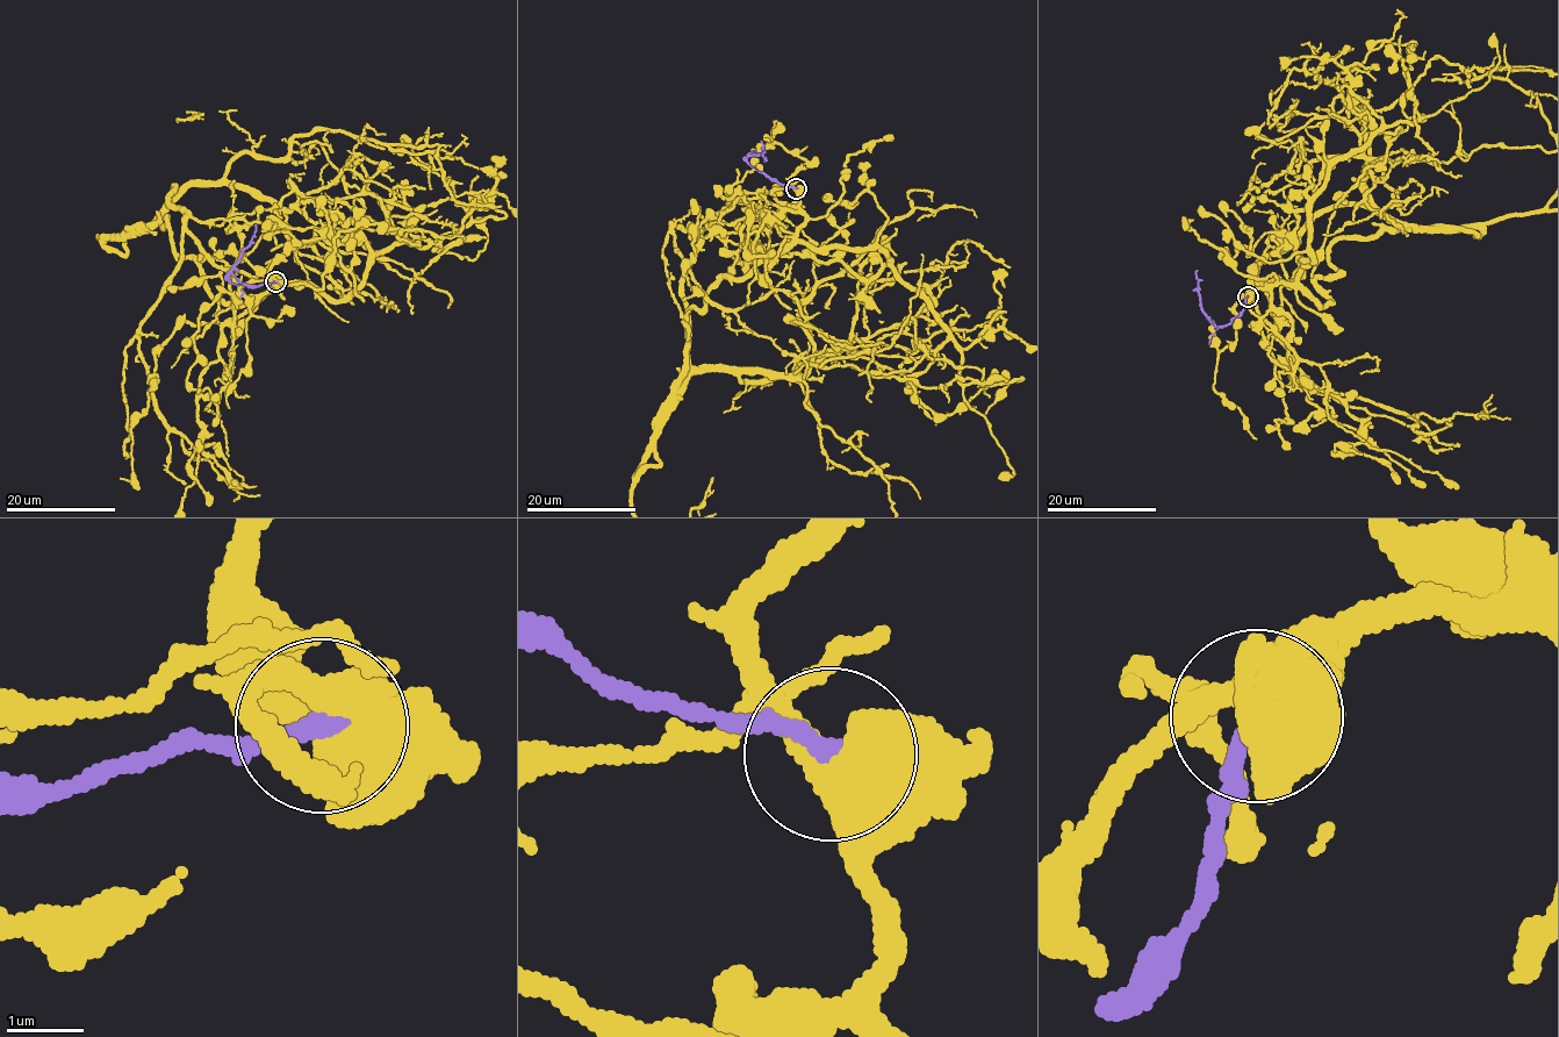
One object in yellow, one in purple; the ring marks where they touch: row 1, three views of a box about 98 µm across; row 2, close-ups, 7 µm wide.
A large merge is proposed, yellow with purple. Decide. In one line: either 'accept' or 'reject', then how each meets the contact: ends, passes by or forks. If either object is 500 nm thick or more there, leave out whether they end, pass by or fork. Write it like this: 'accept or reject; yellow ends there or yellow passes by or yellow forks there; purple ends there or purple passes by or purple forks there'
reject

